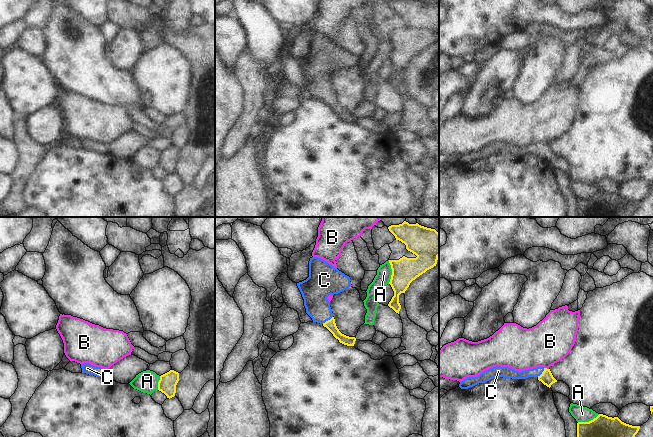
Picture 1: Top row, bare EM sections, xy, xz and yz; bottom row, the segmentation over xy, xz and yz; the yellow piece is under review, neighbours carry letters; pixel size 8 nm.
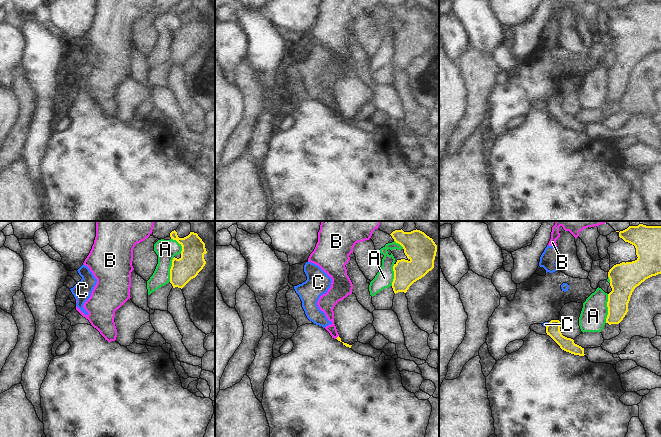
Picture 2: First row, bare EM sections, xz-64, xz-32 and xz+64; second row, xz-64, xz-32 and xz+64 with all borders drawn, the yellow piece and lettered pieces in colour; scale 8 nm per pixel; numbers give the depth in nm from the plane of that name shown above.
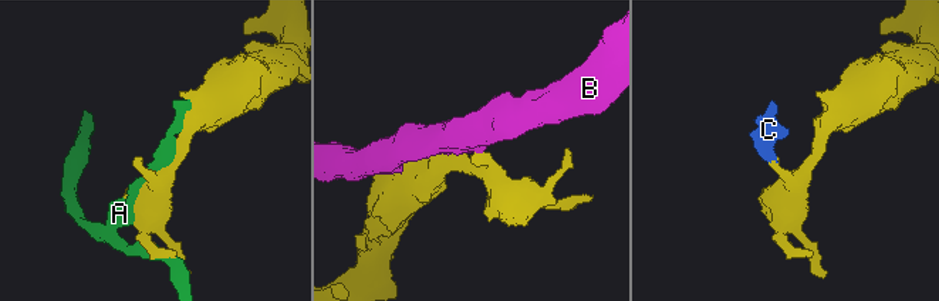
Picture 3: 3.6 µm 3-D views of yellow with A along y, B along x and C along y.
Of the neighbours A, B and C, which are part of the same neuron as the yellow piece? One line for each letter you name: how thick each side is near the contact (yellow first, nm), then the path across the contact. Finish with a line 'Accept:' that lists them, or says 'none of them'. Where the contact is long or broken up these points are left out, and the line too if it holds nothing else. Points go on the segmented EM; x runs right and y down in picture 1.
C: calibres 80 and 200 nm; way xz (330, 324), (328, 320), (317, 306), (315, 292)
Accept: C

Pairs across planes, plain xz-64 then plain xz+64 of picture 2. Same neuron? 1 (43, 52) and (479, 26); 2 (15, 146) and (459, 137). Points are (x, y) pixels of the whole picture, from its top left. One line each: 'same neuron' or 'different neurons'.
1: same neuron
2: same neuron

